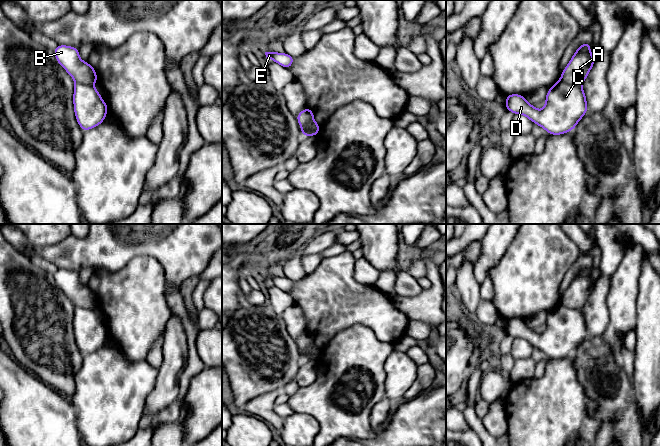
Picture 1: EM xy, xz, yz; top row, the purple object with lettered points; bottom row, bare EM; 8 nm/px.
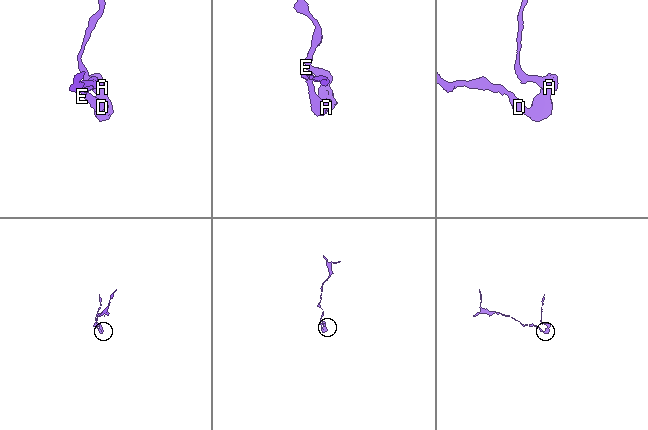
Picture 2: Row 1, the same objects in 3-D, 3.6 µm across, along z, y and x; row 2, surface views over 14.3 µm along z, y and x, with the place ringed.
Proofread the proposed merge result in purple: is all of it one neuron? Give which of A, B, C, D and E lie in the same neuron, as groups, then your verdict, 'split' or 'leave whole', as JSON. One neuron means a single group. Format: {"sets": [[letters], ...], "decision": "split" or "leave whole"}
{"sets": [["A", "B"], ["C", "D", "E"]], "decision": "split"}

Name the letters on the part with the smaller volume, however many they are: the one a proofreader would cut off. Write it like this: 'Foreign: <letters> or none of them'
Foreign: A, B

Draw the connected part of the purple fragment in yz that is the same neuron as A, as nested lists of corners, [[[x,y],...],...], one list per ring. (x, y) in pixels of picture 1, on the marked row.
[[[584,43],[578,47],[576,52],[573,54],[570,62],[564,68],[561,74],[561,78],[560,78],[561,80],[563,80],[564,82],[568,84],[572,84],[572,85],[582,85],[583,84],[583,82],[587,78],[595,62],[595,59],[591,53],[590,47],[591,47],[591,43]]]

